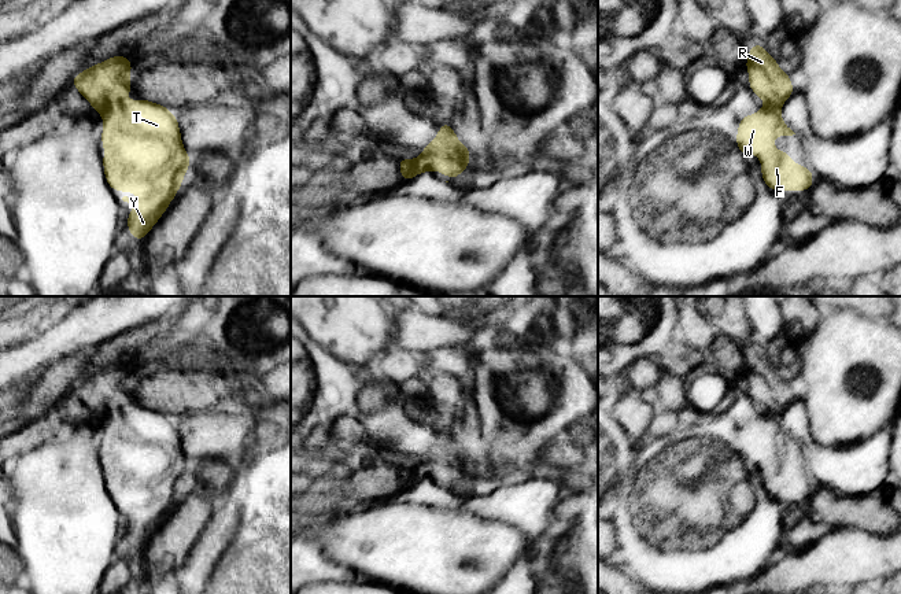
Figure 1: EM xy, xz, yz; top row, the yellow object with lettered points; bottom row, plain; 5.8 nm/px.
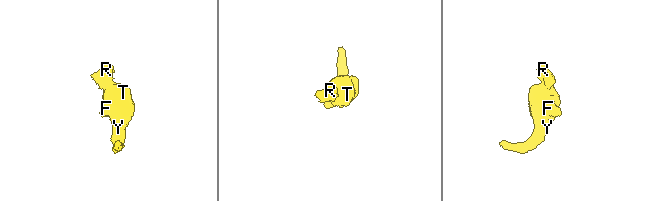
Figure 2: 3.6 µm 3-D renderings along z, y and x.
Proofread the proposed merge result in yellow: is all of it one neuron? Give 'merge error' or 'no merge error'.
merge error

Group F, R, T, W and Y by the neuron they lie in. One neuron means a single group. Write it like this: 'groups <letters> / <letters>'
groups F T W Y / R

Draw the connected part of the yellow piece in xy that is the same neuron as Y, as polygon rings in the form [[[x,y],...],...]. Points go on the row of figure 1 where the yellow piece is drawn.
[[[121,99],[103,114],[104,177],[111,191],[140,191],[136,198],[123,196],[123,202],[137,202],[128,214],[128,229],[134,240],[144,240],[147,233],[167,210],[188,171],[191,156],[184,150],[178,118],[166,106],[144,99],[126,102]]]

